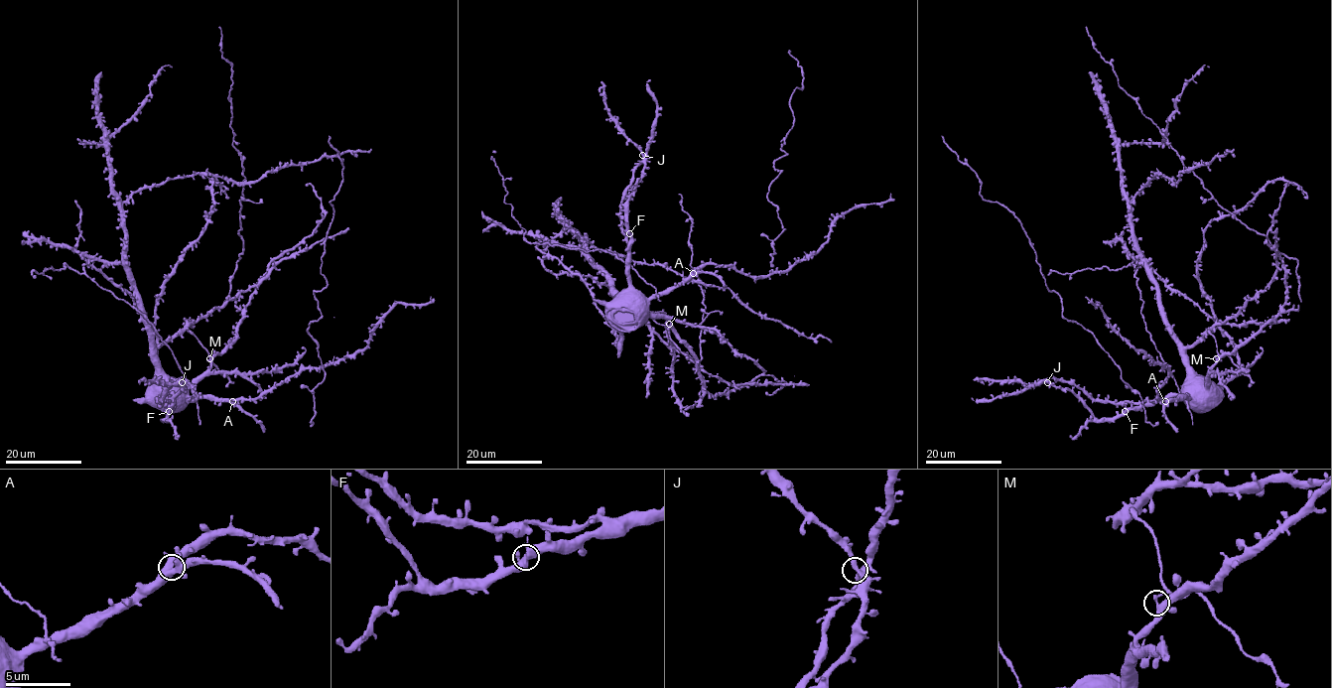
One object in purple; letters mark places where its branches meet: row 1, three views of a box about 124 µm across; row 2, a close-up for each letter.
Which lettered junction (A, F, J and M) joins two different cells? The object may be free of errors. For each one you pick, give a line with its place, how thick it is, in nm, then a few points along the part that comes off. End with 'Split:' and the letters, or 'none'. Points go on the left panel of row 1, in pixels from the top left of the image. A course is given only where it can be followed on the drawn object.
M: Place: (209, 358). Thickness 320 nm. Course of the part to remove: (209, 358), (218, 371), (228, 378), (226, 387)
Split: M

